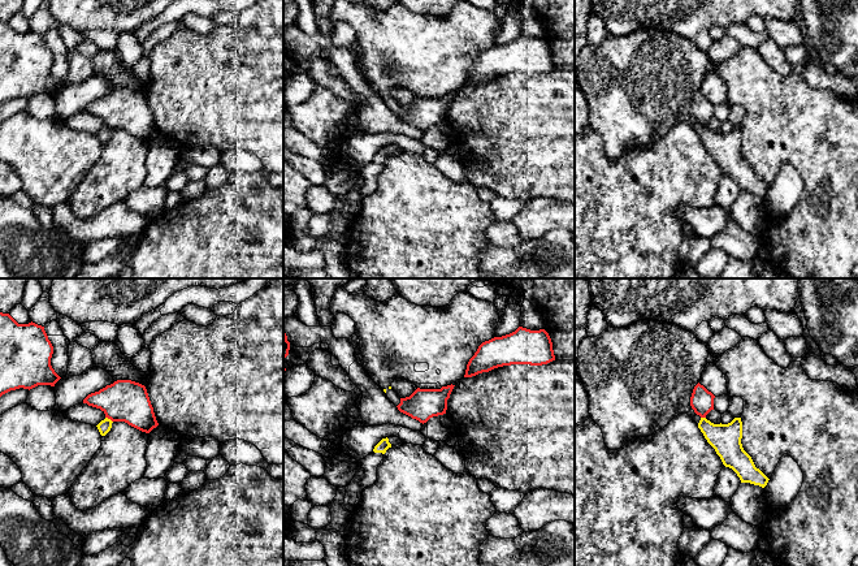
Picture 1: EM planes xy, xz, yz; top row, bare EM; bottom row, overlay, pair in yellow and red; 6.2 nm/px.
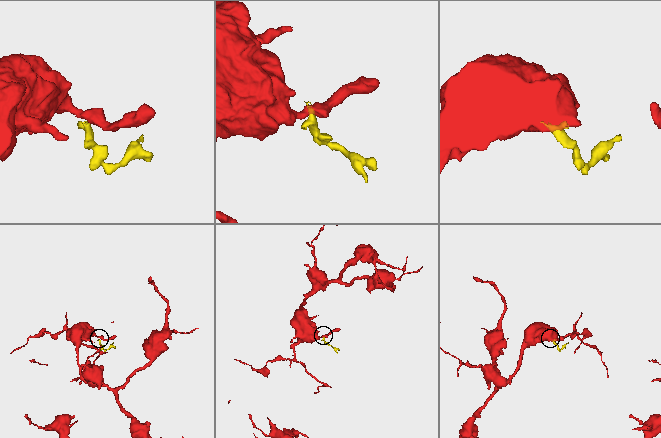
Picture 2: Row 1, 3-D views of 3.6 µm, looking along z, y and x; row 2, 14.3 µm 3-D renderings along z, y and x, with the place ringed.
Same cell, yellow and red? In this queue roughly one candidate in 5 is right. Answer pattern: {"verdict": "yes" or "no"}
{"verdict": "no"}

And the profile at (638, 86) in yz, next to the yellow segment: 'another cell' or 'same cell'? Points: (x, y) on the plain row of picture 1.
same cell

